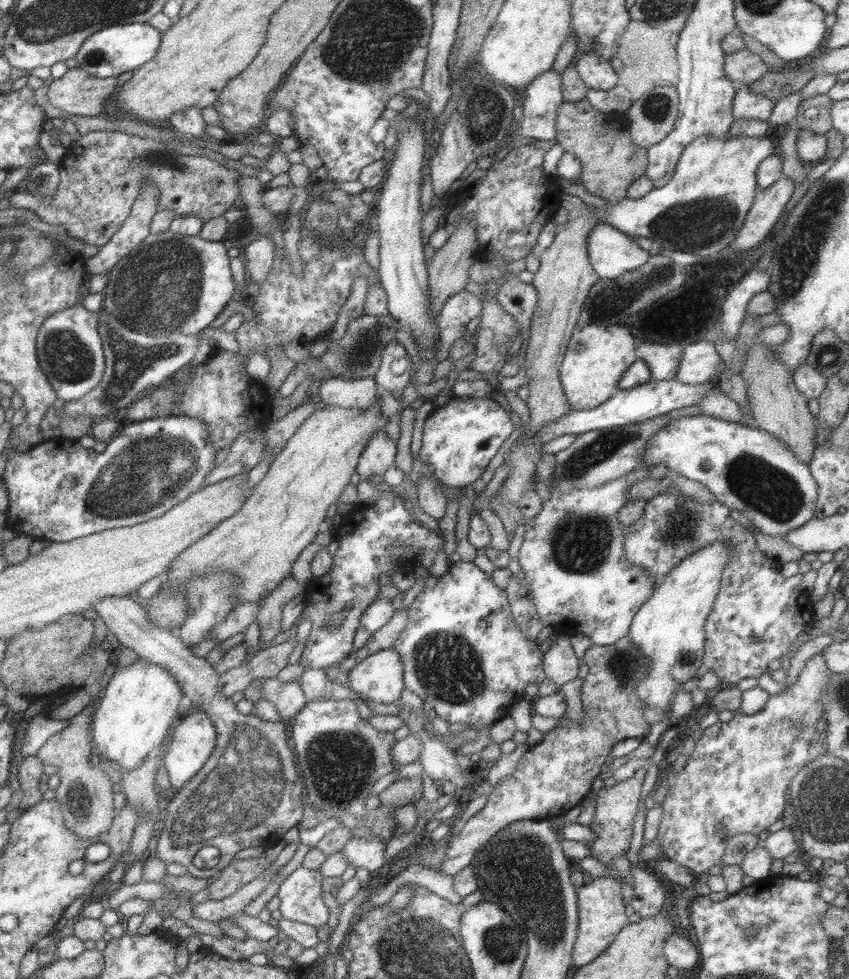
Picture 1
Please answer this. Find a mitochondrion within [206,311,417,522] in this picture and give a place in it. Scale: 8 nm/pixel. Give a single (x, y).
(362, 352)

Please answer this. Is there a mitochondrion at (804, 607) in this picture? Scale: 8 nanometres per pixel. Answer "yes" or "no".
no

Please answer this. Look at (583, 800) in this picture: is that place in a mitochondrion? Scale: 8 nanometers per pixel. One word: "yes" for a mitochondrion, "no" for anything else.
no

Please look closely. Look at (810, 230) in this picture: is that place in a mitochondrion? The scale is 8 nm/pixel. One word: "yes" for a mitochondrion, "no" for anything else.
yes

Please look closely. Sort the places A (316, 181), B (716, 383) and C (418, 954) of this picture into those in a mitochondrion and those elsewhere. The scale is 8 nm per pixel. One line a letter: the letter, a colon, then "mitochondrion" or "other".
A: other
B: other
C: mitochondrion

